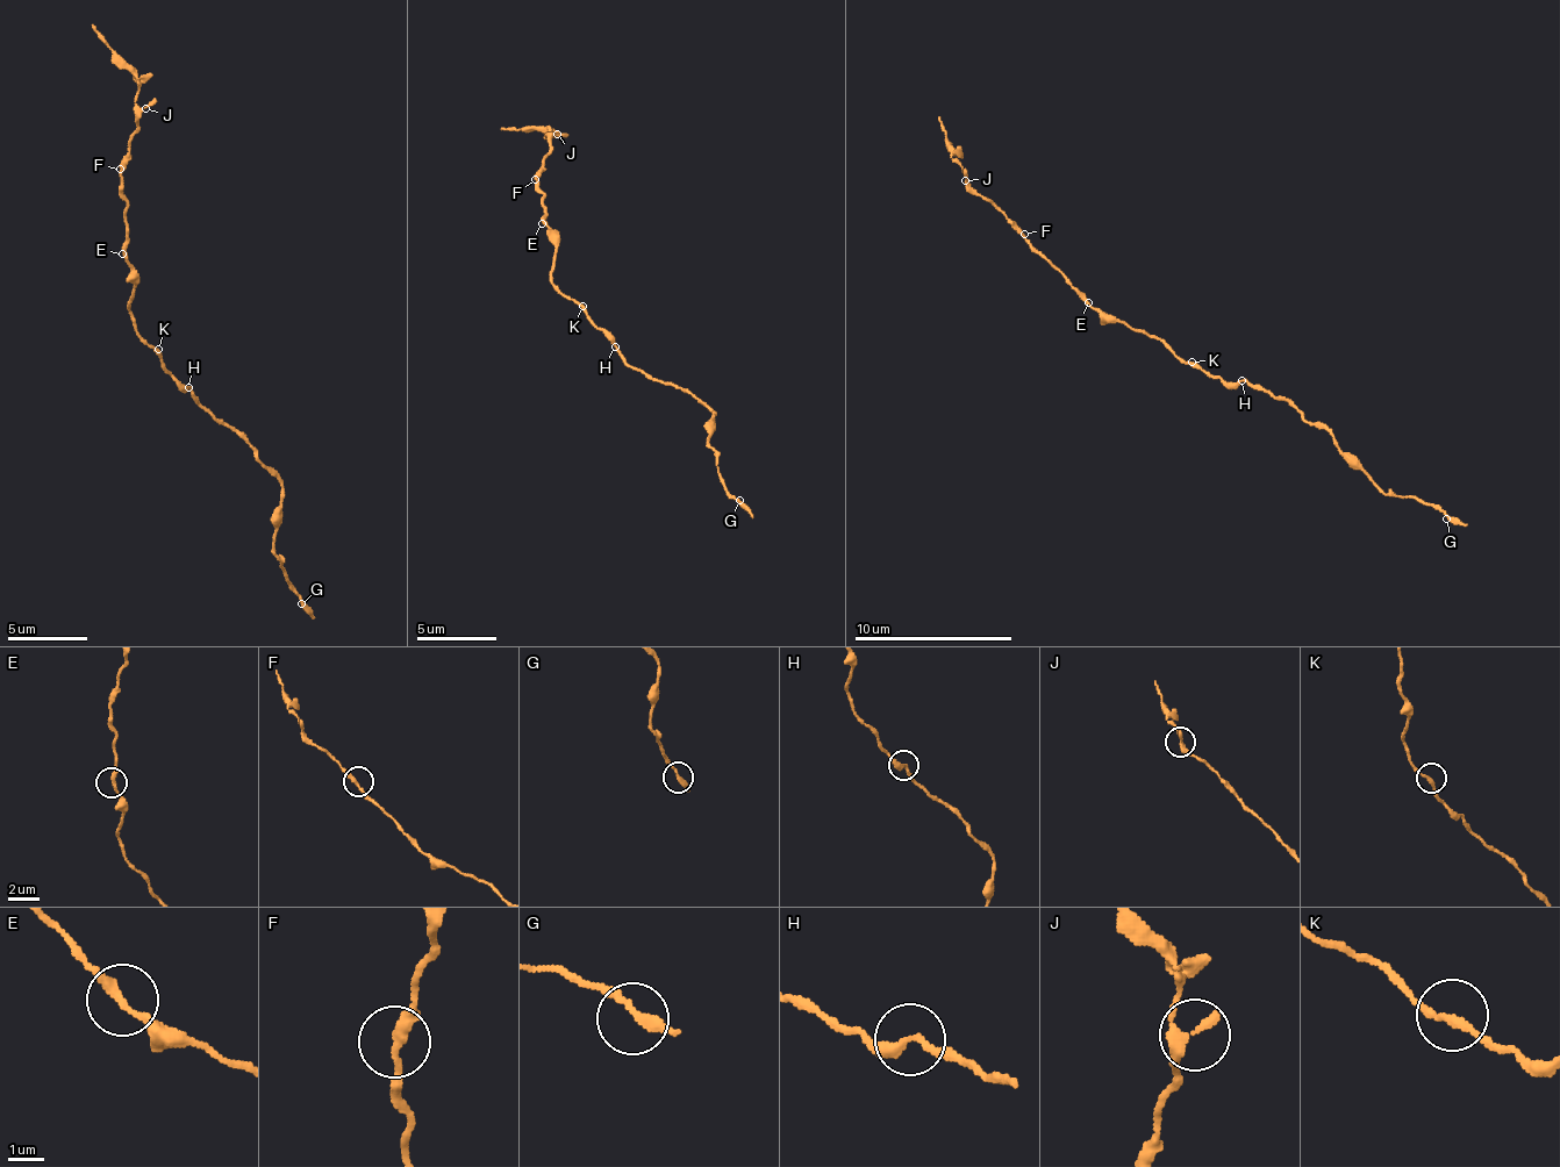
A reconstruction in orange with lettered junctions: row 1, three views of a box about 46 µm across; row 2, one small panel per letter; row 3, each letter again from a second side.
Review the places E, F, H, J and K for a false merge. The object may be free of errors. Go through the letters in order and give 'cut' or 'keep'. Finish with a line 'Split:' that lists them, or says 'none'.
E: keep
F: keep
H: keep
J: keep
K: keep
Split: none

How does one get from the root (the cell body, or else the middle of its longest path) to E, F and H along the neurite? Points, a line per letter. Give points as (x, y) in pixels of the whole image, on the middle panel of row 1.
E: (579, 305), (550, 281), (553, 231), (542, 223)
F: (579, 305), (550, 281), (553, 231), (545, 226), (544, 193), (535, 179)
H: (579, 305), (592, 324), (615, 345)

